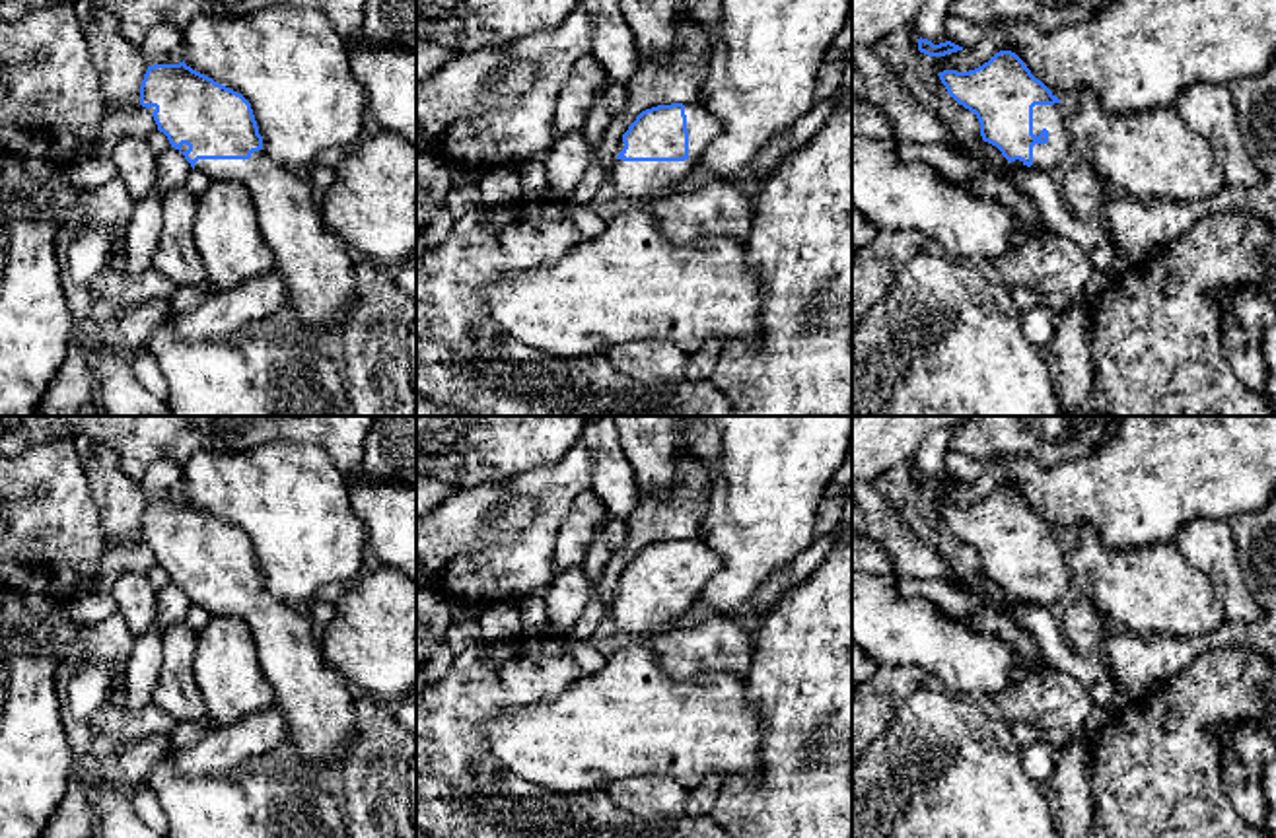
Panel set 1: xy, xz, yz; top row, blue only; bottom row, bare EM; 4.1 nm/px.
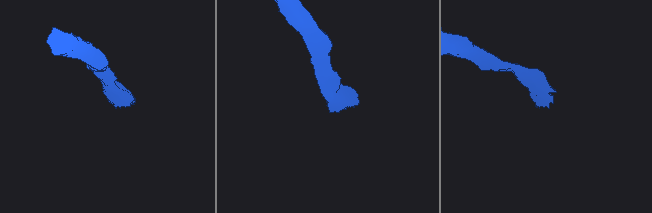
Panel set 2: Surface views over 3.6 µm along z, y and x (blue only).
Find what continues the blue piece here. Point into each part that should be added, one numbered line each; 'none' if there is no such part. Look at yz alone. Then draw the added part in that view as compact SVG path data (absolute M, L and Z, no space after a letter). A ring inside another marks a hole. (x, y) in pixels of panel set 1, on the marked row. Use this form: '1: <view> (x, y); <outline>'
1: yz (1047, 156); M1062 103L1033 107L1033 134L1039 136L1043 128L1048 130L1046 144L1033 146L1031 169L1054 173L1070 152L1068 109Z

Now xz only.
1: xz (637, 179); M698 103L685 105L689 130L689 157L685 161L624 161L609 167L609 183L632 200L654 200L677 183L692 177L700 157L720 134L720 121Z

